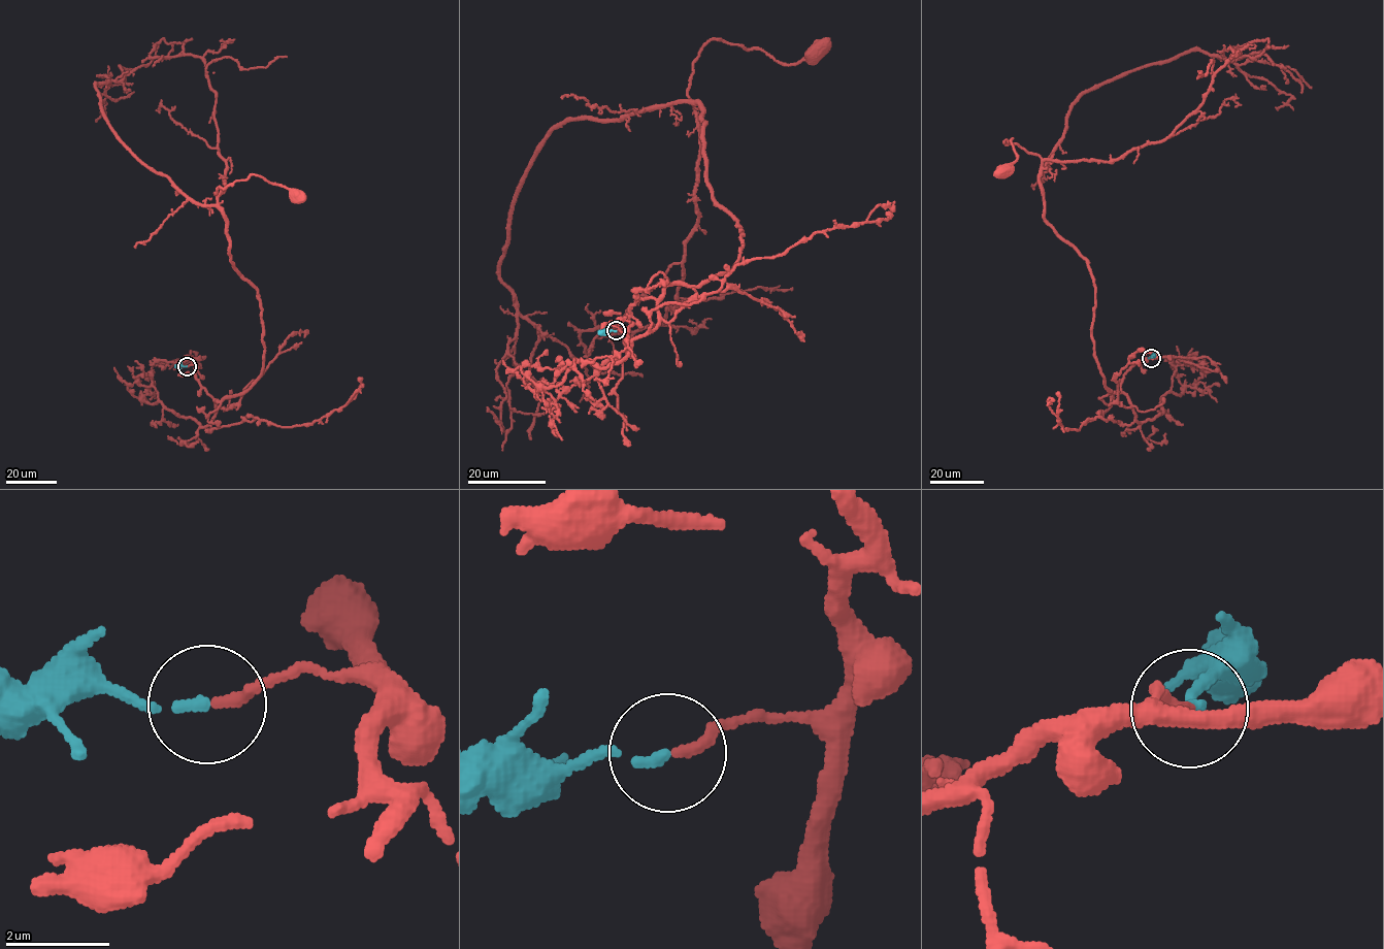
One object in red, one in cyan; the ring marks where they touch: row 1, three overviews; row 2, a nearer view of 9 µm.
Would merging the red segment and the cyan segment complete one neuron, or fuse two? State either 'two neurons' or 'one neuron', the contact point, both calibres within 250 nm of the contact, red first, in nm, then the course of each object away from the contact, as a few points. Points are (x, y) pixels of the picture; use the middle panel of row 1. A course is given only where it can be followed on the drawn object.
one neuron | (616, 330) | 200/180 nm | red via (617, 330), (639, 298), (701, 287), (743, 248), (689, 98), (699, 51), (719, 39), (792, 64), (818, 51) | cyan via (616, 330), (598, 333)

